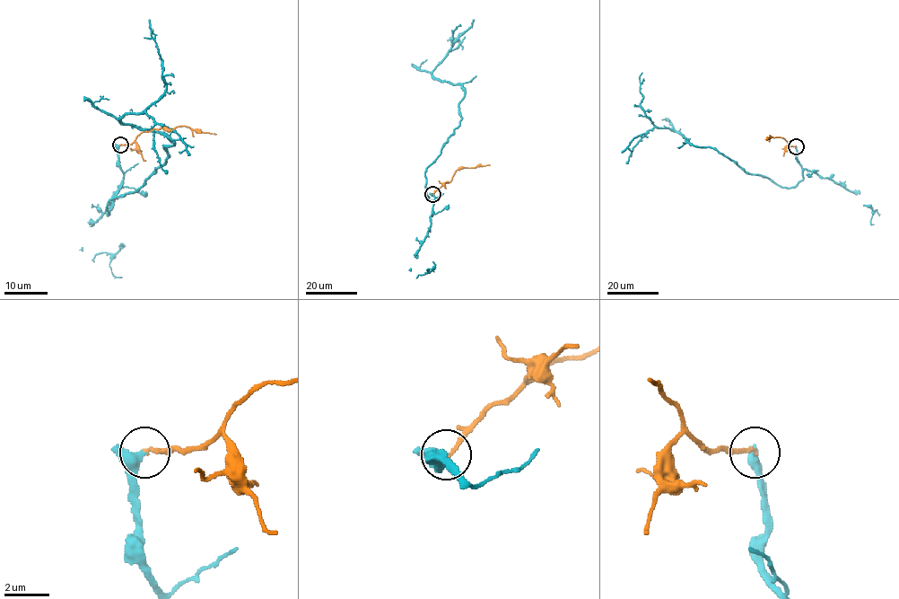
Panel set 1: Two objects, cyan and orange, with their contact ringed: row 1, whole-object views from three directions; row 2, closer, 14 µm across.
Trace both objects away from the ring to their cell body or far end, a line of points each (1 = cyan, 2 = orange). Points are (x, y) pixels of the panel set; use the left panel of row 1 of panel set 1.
1: (119, 145), (123, 178), (108, 215), (173, 145), (118, 119), (165, 89), (149, 20)
2: (119, 145), (128, 145), (142, 133), (154, 128), (188, 126), (216, 134)

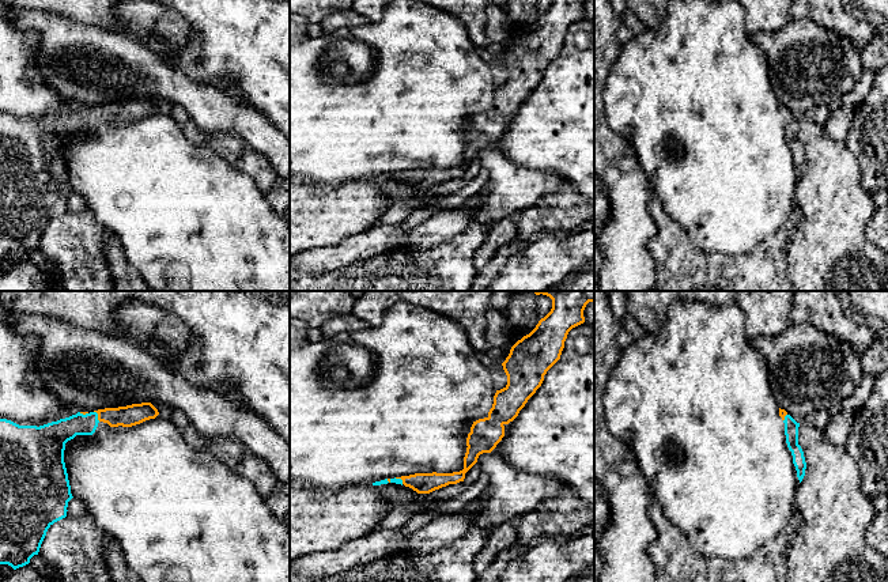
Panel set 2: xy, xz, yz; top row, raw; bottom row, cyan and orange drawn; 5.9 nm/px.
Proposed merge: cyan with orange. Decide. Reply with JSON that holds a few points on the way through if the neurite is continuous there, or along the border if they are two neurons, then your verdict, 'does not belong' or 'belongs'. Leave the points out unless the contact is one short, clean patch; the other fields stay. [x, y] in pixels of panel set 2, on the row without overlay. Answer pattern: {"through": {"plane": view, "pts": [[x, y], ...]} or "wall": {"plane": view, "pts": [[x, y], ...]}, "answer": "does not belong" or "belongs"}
{"through": {"plane": "xy", "pts": [[59, 128], [97, 112], [131, 110]]}, "answer": "belongs"}

